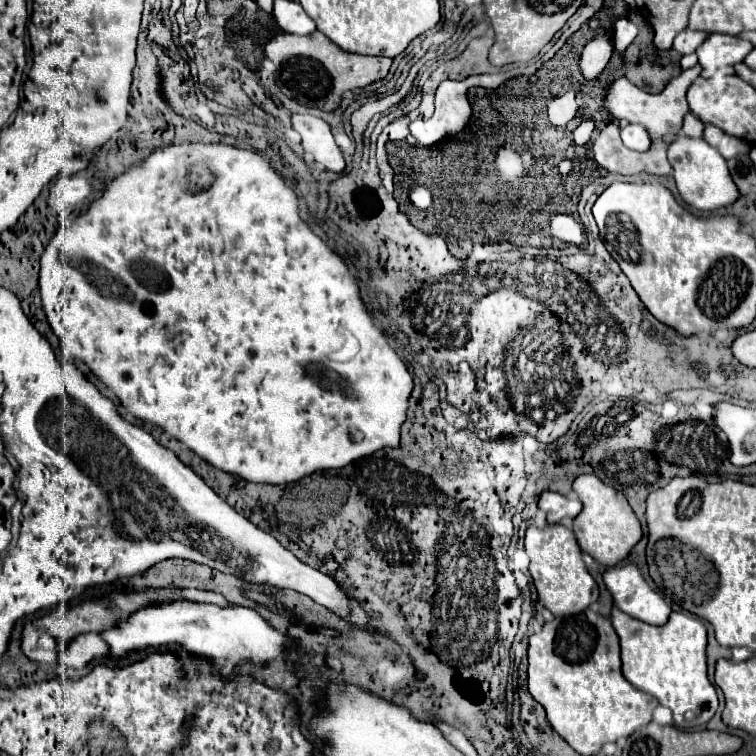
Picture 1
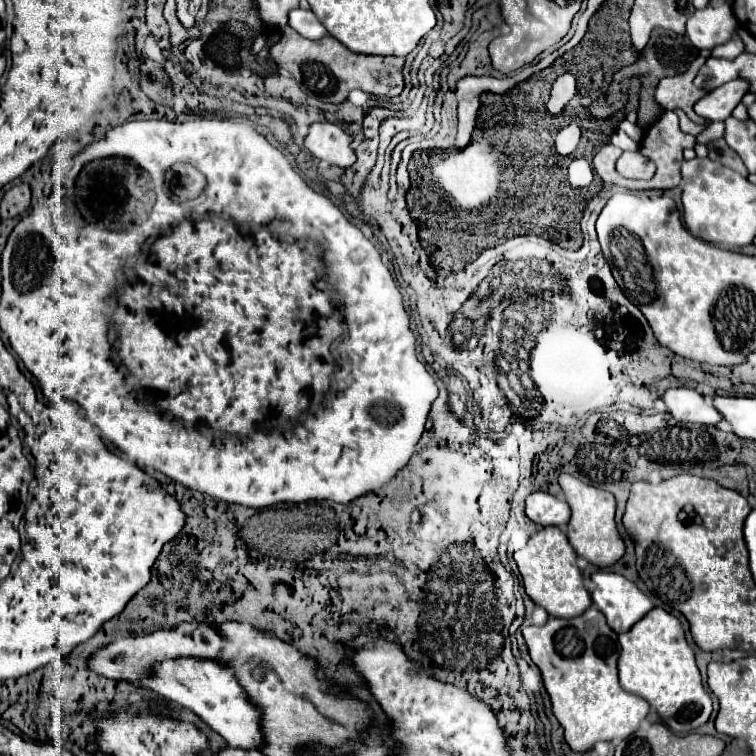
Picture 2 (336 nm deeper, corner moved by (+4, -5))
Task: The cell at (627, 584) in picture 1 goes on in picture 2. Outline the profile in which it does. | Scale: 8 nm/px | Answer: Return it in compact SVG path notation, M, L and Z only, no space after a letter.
M600 570L592 574L592 582L592 600L616 634L628 632L654 606L646 594L620 574Z

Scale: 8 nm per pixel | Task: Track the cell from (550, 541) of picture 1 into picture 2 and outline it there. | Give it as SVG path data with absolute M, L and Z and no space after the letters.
M546 526L534 532L528 544L514 552L514 560L522 574L524 590L534 604L542 606L550 616L556 618L576 618L590 608L592 600L584 588L580 570L576 566L576 552L572 550L566 534L558 526Z

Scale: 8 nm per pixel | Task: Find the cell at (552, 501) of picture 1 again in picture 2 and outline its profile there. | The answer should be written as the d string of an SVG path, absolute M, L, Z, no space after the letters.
M532 492L526 498L526 516L540 526L566 526L570 520L570 506L548 492Z

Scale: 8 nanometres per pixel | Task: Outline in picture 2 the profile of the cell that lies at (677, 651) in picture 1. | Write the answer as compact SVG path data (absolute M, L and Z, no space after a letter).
M652 608L636 626L620 634L622 654L618 660L620 686L626 692L642 696L658 712L662 722L678 734L700 728L712 714L712 700L706 694L696 668L694 650L684 638L682 624L662 608Z

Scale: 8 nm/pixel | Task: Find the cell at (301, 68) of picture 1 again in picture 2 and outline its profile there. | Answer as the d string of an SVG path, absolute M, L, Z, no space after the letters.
M284 26L280 30L280 40L270 50L270 56L280 68L286 68L294 76L294 80L306 94L314 94L322 102L340 104L354 88L376 96L398 96L404 88L404 58L356 54L332 36L324 36L320 40L306 40L290 26Z

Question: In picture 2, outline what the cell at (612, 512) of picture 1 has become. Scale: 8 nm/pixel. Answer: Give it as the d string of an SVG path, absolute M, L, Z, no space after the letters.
M560 474L558 484L572 508L572 518L568 522L566 534L568 534L572 548L576 550L576 554L586 558L590 564L594 564L598 568L608 568L608 566L616 564L624 556L624 540L620 538L618 530L616 530L616 522L614 522L614 512L616 512L614 496L596 486L584 484L582 480L578 480L570 474Z

